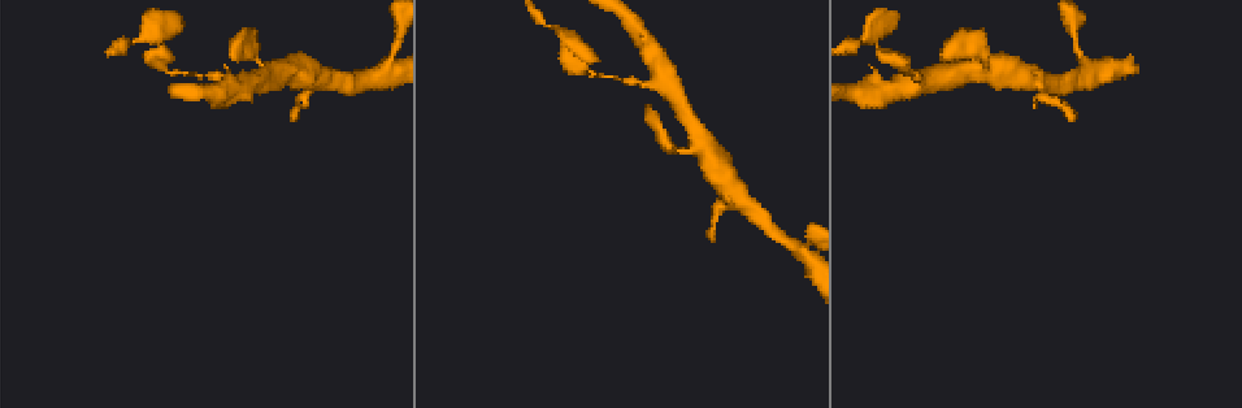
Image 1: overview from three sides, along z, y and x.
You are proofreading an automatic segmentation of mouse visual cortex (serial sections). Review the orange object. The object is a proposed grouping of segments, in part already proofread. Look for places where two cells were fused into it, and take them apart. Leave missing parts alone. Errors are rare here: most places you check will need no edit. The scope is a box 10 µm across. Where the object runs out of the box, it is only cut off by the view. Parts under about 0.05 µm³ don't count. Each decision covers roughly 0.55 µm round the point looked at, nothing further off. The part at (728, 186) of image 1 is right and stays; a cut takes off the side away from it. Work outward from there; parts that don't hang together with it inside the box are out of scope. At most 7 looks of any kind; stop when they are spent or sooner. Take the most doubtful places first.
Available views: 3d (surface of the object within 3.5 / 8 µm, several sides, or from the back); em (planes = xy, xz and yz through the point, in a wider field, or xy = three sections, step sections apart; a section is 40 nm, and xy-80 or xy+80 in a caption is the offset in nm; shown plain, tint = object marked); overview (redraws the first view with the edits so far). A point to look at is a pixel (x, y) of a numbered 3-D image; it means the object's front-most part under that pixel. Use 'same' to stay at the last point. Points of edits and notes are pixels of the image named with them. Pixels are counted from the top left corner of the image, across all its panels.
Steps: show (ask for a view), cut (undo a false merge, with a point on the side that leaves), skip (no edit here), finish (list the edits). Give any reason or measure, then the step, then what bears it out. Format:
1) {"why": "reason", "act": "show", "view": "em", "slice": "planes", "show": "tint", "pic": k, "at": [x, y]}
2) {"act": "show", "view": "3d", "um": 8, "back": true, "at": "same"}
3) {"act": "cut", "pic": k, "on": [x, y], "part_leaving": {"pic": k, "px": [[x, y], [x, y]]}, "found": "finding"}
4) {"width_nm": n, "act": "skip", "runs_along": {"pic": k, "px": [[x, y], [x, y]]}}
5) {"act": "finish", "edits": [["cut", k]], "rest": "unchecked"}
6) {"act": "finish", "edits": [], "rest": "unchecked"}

{"why": "side arm on a straight run", "act": "show", "view": "3d", "um": 3.5, "back": true, "pic": 1, "at": [661, 87]}

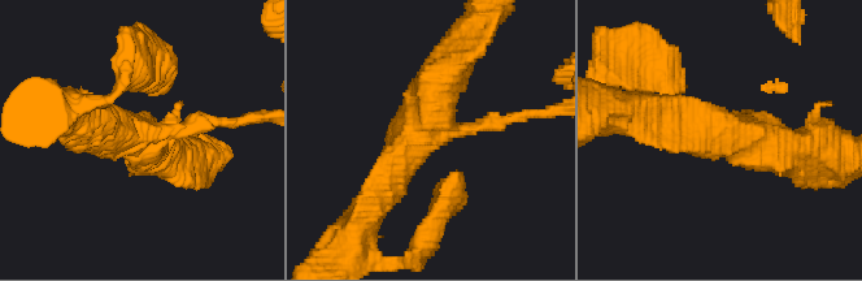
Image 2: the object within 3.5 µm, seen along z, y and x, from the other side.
{"act": "skip", "runs_along": {"pic": 2, "px": [[381, 190], [457, 57]]}, "found": "continuous, no second cell"}

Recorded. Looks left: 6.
{"why": "three arms meet", "act": "show", "view": "3d", "um": 3.5, "pic": 1, "at": [157, 39]}

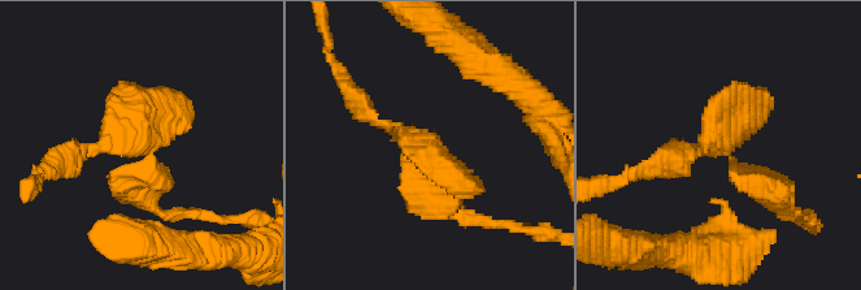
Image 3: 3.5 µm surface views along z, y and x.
{"act": "show", "view": "em", "slice": "planes", "show": "tint", "pic": 3, "at": [720, 147]}

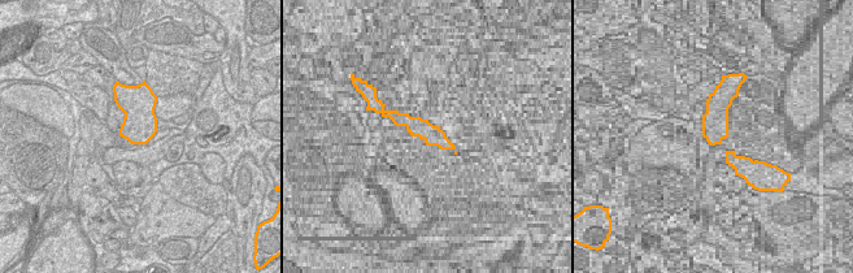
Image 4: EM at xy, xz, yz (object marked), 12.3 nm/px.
{"act": "skip", "runs_along": {"pic": 3, "px": [[436, 204], [440, 154], [360, 107]]}, "found": "all the same cell"}

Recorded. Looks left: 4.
{"why": "narrows sharply", "act": "show", "view": "3d", "um": 3.5, "pic": 1, "at": [801, 249]}

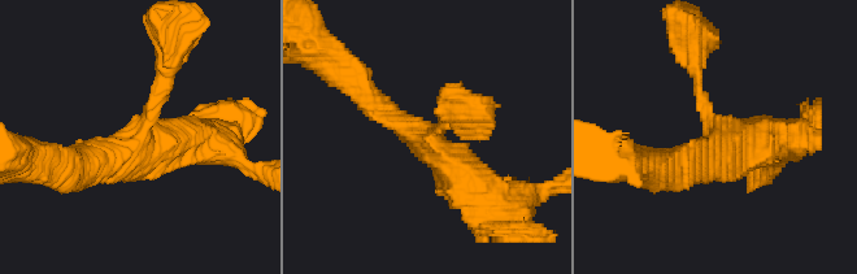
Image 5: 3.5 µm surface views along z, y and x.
{"arms": 3, "arm_widths_nm": [150, 350, 500], "act": "show", "view": "em", "slice": "xy", "step": 5, "show": "tint", "pic": 5, "at": [425, 136]}

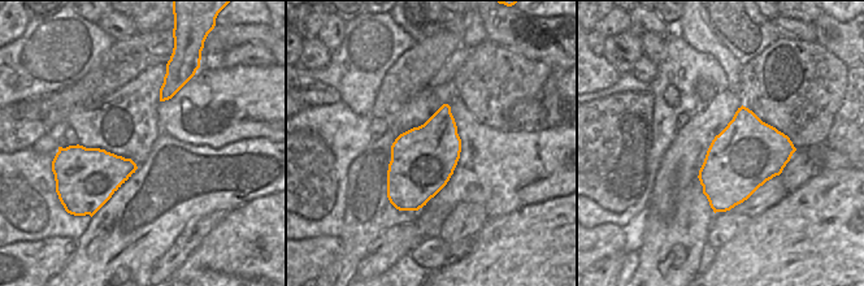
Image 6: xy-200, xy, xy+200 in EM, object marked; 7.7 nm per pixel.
{"why": "another direction", "act": "show", "view": "em", "slice": "xy", "step": 3, "show": "tint", "at": "same"}

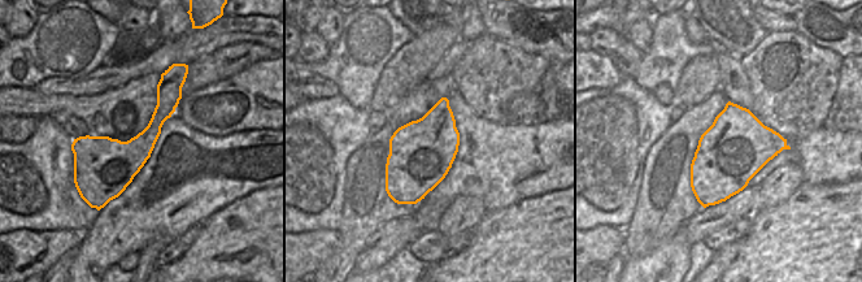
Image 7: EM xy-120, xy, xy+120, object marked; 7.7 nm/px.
{"act": "skip", "runs_along": {"pic": 5, "px": [[359, 88], [482, 205]]}, "found": "all the same cell"}

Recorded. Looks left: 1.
{"act": "finish", "edits": [], "rest": "unchecked"}

